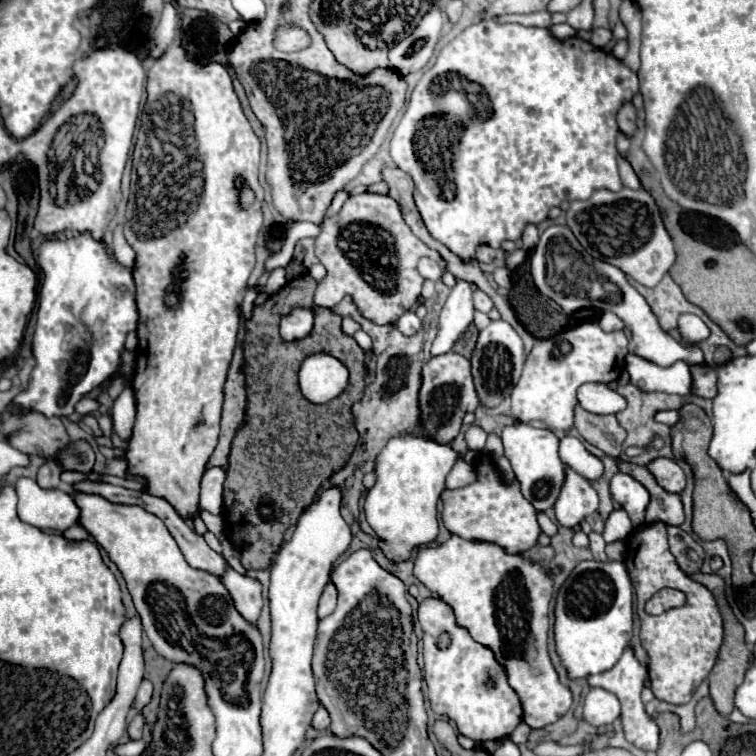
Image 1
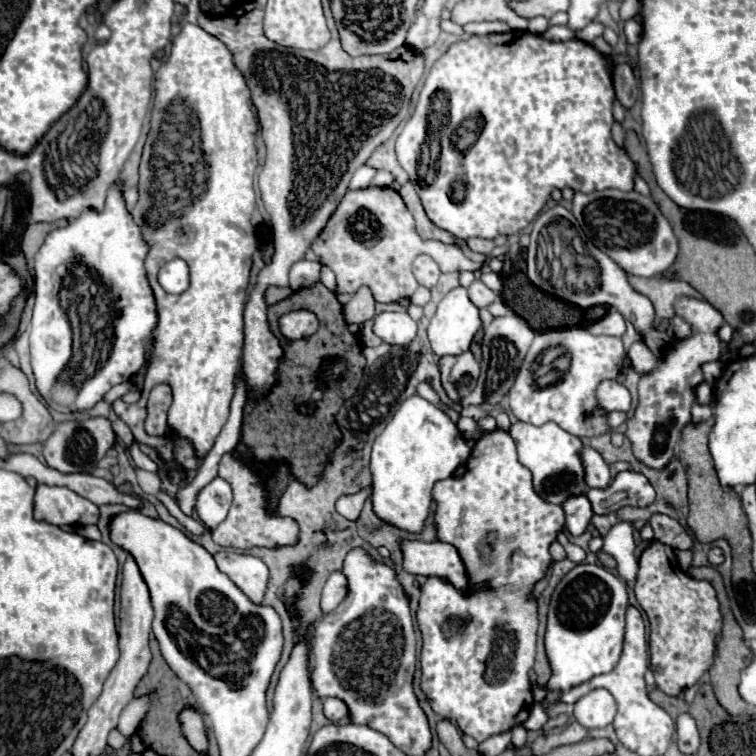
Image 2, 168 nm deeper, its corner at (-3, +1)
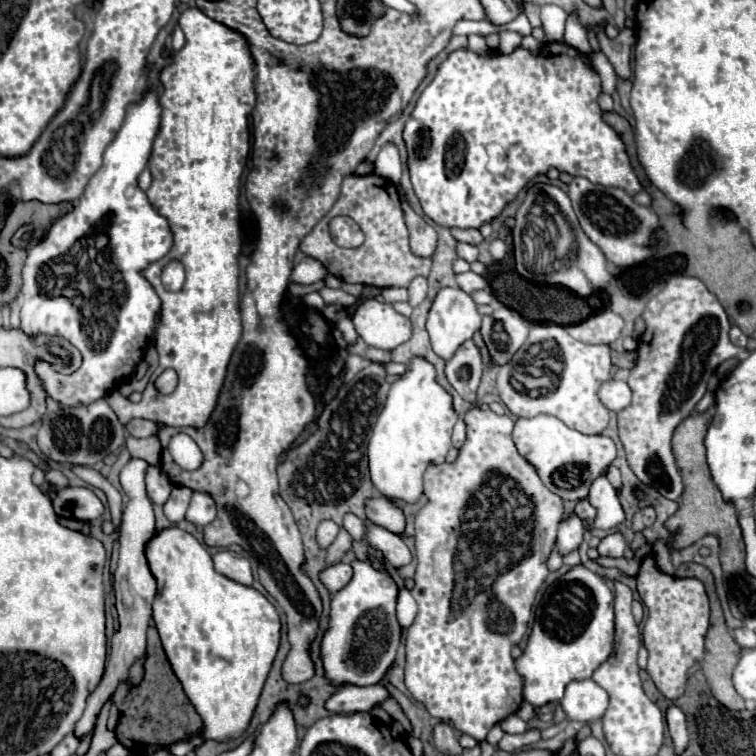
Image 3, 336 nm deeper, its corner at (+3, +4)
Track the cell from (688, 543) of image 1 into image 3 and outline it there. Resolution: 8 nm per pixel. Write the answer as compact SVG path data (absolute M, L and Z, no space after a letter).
M644 507L644 509L640 509L640 511L634 515L634 519L632 519L632 529L634 529L634 533L640 533L642 529L650 527L654 521L656 521L656 511L654 511L652 507Z

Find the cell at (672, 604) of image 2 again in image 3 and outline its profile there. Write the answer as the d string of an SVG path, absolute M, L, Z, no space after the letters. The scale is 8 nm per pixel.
M648 555L638 573L638 593L648 607L648 619L644 623L644 645L648 649L648 675L666 699L678 699L686 687L688 669L704 655L704 635L708 631L708 597L702 581L678 579L658 571L654 557Z

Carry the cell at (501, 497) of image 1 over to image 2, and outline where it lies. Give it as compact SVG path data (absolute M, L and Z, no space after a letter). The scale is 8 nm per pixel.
M504 430L486 432L474 444L466 460L464 476L436 482L432 494L438 506L434 514L438 540L450 542L458 548L466 564L472 590L456 590L442 578L428 578L422 586L420 606L416 610L418 628L424 640L420 654L420 686L438 716L454 720L464 734L484 742L492 734L506 732L522 724L534 706L528 674L536 656L538 606L532 598L532 588L540 578L544 578L552 562L548 548L564 528L564 510L562 506L544 502L532 490L532 474L518 462L514 440Z

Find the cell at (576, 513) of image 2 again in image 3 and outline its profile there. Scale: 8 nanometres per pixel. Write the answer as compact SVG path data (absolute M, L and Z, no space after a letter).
M572 515L568 521L562 521L558 527L558 539L556 539L558 553L568 555L576 551L582 543L582 533L584 533L582 521L576 515Z

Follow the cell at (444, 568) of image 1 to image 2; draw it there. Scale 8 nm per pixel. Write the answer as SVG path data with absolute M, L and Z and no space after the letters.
M402 542L404 570L416 576L448 580L458 590L470 590L470 578L458 550L448 542Z

